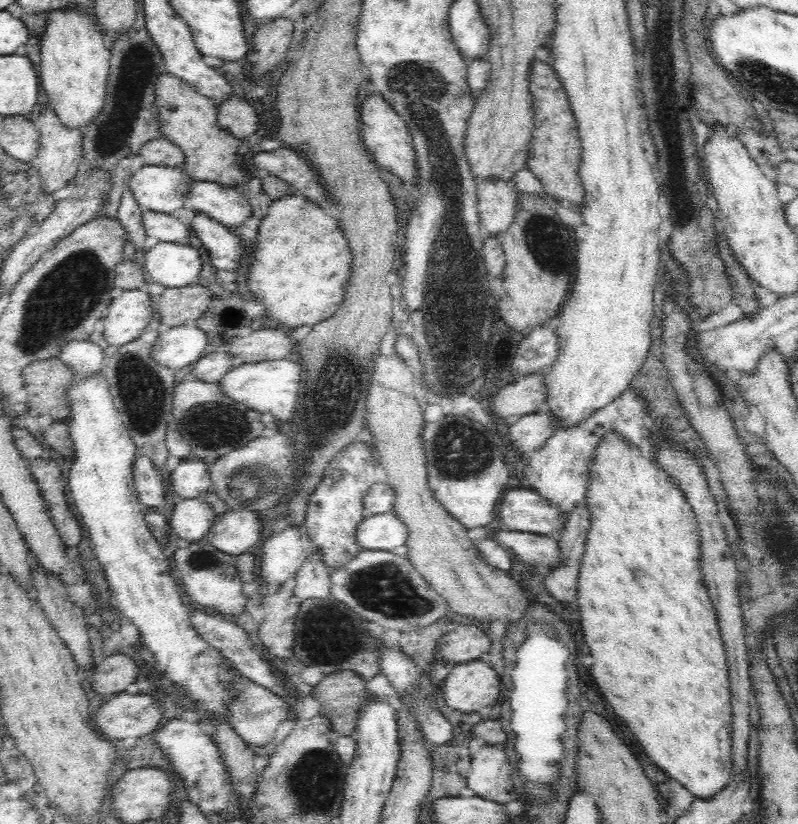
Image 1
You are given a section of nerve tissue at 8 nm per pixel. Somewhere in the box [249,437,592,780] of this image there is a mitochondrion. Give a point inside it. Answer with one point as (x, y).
(384, 589)

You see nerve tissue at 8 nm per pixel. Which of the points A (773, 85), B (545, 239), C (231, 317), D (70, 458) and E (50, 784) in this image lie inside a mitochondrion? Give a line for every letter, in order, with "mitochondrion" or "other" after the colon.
A: mitochondrion
B: mitochondrion
C: other
D: other
E: other

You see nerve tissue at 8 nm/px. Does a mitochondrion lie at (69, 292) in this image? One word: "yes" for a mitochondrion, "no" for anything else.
yes

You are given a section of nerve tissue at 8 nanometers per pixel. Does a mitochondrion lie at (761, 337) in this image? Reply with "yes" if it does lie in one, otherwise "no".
no

